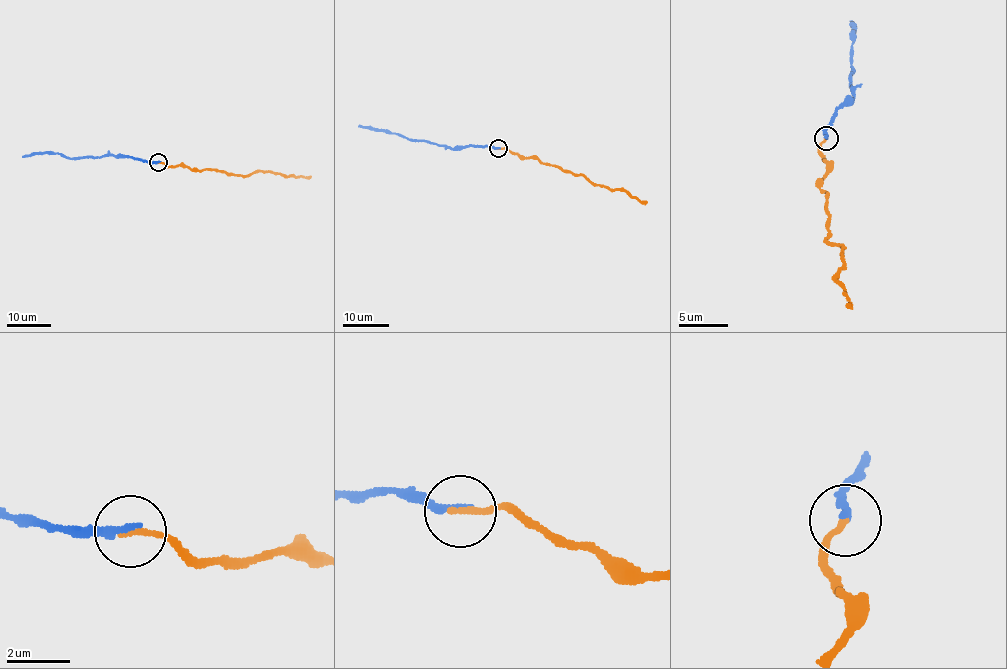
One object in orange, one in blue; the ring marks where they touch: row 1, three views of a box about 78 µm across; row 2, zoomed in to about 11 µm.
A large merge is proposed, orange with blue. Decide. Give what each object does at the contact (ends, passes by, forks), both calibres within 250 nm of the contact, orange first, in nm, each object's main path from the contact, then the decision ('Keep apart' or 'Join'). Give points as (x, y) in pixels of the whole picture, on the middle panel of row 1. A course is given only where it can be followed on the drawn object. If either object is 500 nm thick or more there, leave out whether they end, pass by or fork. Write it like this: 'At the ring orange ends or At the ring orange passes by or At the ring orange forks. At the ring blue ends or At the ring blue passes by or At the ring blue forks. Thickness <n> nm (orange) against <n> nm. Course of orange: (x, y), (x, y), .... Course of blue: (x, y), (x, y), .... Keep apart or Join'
At the ring orange ends. At the ring blue ends. Thickness 200 nm (orange) against 240 nm. Course of orange: (498, 149), (507, 149), (524, 158), (537, 158), (543, 163), (584, 175), (597, 185), (627, 191), (646, 202). Course of blue: (498, 148), (484, 145), (446, 147), (358, 126). Join

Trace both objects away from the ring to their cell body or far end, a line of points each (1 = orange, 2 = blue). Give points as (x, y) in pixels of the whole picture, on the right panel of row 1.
1: (826, 139), (820, 151), (828, 173), (818, 188), (828, 193), (826, 241), (843, 248), (835, 283), (850, 304)
2: (826, 137), (827, 125), (854, 90), (851, 87), (856, 26), (852, 23)

